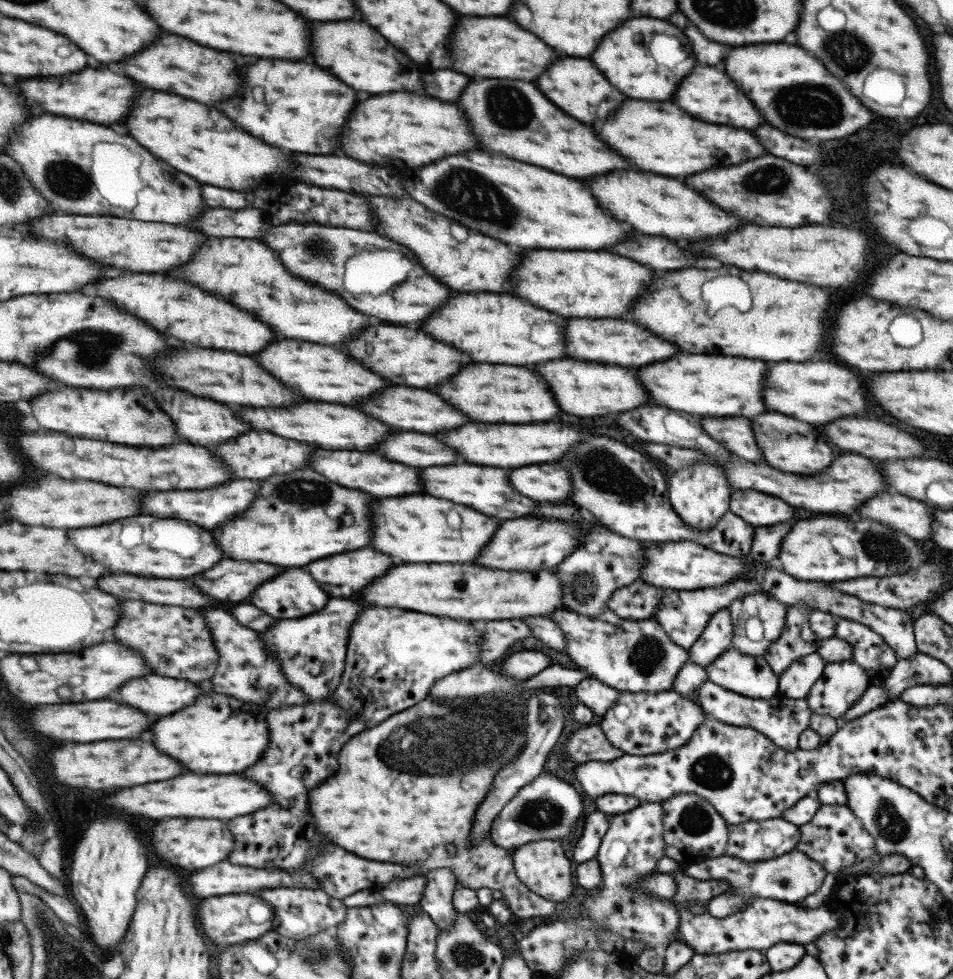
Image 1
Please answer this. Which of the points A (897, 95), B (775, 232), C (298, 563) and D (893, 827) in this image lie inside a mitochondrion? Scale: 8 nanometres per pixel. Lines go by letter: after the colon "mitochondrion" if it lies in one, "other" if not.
A: other
B: other
C: other
D: mitochondrion

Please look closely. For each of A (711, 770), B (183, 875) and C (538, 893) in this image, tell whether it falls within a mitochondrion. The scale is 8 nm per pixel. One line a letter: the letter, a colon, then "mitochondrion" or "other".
A: mitochondrion
B: other
C: other

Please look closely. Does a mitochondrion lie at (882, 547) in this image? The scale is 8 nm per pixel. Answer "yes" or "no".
yes

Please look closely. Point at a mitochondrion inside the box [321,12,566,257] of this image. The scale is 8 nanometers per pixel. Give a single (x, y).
(464, 190)

